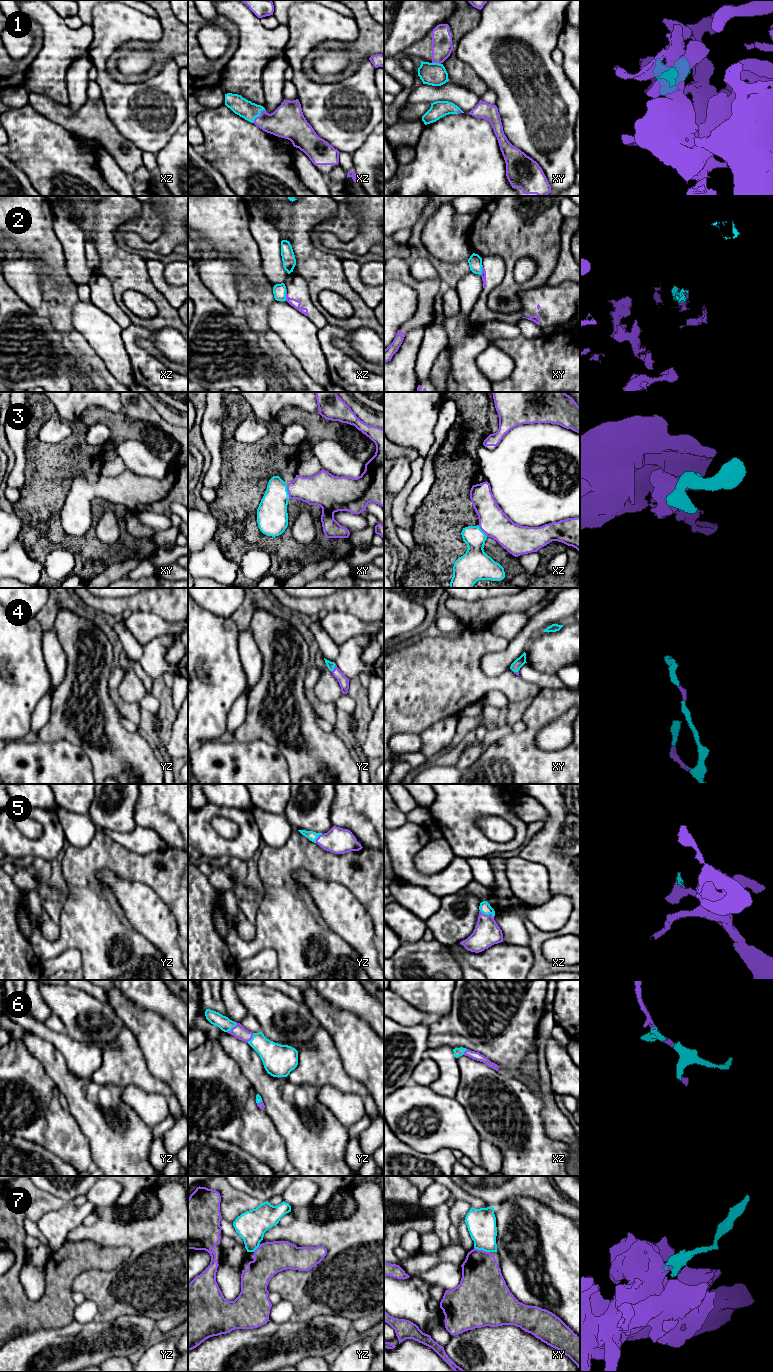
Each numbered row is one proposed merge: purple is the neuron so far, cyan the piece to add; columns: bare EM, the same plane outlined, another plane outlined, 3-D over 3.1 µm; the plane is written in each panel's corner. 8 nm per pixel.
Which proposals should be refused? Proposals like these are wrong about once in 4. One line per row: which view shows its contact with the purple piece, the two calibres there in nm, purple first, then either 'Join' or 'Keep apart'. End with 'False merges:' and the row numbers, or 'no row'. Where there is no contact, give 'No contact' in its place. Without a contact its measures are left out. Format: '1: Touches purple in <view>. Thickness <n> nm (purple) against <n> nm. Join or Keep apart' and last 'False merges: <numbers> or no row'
1: Touches purple in xz. Thickness 280 nm (purple) against 150 nm. Join
2: Touches purple in xz. Thickness 70 nm (purple) against 110 nm. Keep apart
3: Touches purple in xy. Thickness 260 nm (purple) against 260 nm. Join
4: Touches purple in yz. Thickness 80 nm (purple) against 60 nm. Join
5: Touches purple in xz. Thickness 200 nm (purple) against 90 nm. Join
6: Touches purple in yz. Thickness 100 nm (purple) against 110 nm. Join
7: Touches purple in xy. Thickness 340 nm (purple) against 240 nm. Keep apart
False merges: 2, 7

